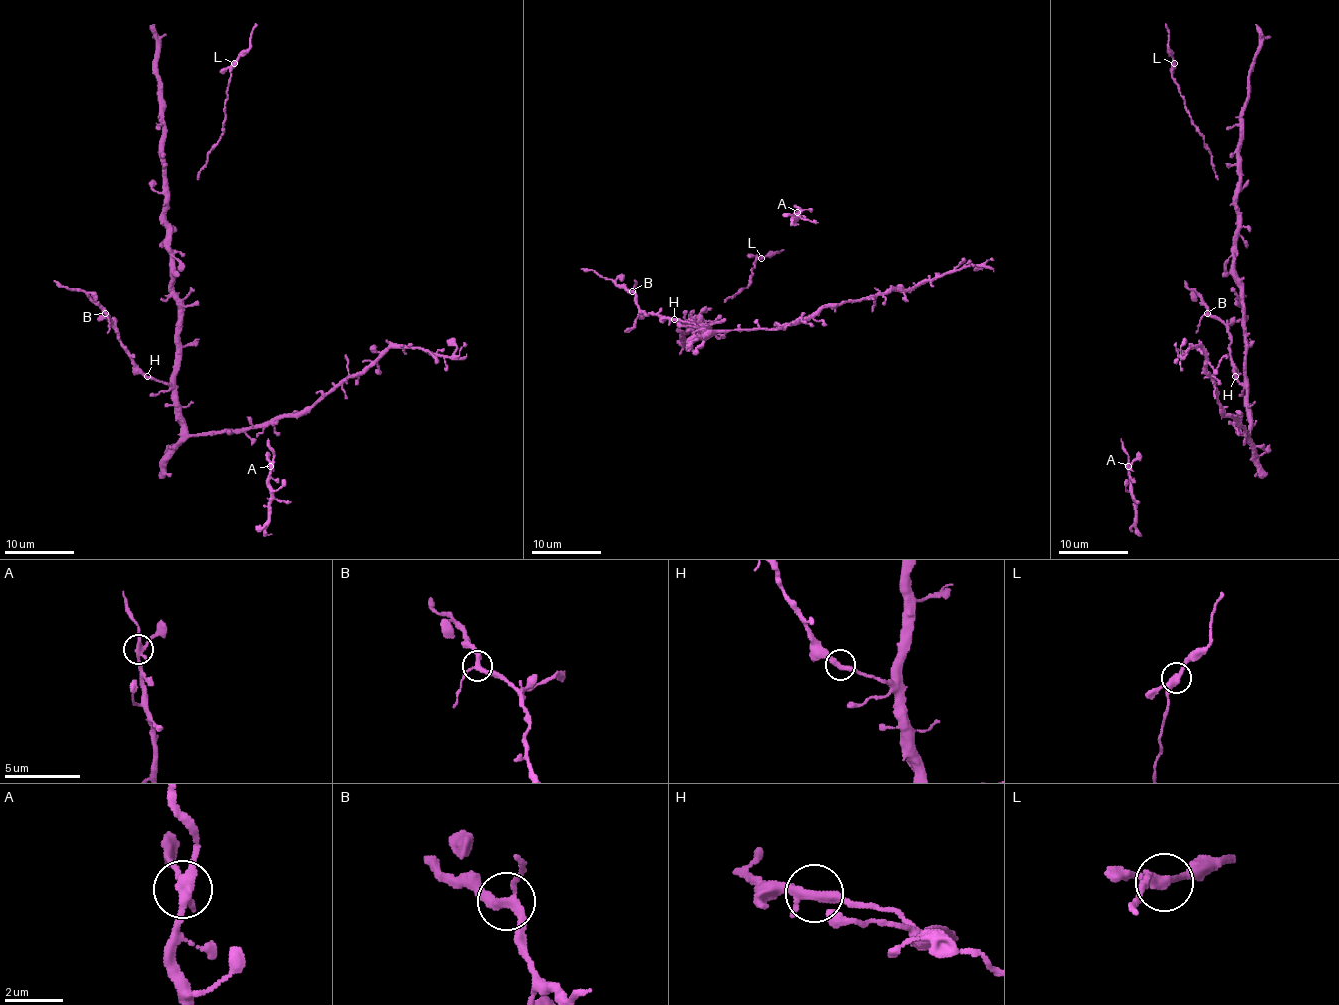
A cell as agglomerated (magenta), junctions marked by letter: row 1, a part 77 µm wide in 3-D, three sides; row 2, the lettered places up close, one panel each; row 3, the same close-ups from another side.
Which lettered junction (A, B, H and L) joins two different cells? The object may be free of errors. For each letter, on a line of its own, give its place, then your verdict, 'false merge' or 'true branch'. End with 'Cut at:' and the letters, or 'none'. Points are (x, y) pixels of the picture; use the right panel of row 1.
A: place (1128, 466); true branch
B: place (1207, 313); true branch
H: place (1235, 376); true branch
L: place (1174, 63); true branch
Cut at: none

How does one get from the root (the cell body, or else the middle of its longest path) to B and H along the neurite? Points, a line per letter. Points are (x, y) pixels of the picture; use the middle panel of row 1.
B: (704, 329), (691, 322), (663, 319), (658, 314), (648, 315), (639, 308), (632, 291)
H: (704, 329), (691, 322), (674, 319)

